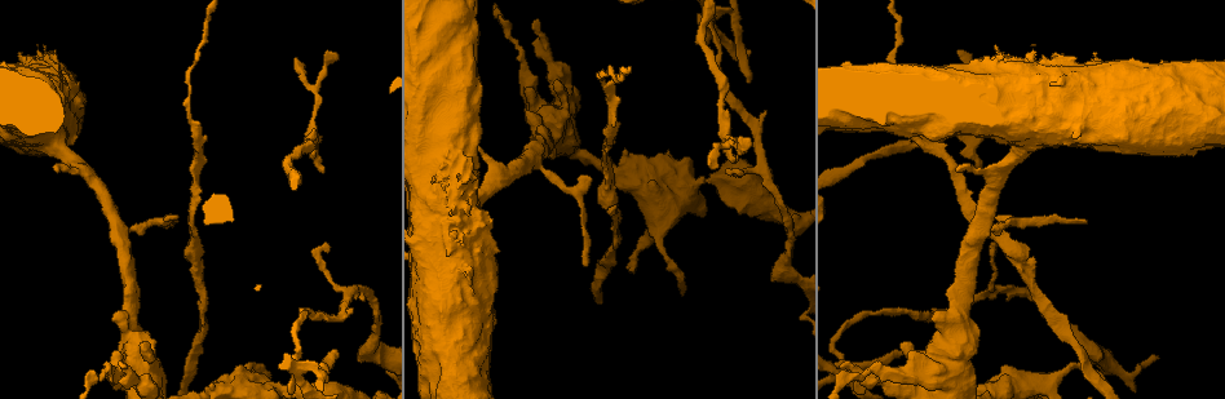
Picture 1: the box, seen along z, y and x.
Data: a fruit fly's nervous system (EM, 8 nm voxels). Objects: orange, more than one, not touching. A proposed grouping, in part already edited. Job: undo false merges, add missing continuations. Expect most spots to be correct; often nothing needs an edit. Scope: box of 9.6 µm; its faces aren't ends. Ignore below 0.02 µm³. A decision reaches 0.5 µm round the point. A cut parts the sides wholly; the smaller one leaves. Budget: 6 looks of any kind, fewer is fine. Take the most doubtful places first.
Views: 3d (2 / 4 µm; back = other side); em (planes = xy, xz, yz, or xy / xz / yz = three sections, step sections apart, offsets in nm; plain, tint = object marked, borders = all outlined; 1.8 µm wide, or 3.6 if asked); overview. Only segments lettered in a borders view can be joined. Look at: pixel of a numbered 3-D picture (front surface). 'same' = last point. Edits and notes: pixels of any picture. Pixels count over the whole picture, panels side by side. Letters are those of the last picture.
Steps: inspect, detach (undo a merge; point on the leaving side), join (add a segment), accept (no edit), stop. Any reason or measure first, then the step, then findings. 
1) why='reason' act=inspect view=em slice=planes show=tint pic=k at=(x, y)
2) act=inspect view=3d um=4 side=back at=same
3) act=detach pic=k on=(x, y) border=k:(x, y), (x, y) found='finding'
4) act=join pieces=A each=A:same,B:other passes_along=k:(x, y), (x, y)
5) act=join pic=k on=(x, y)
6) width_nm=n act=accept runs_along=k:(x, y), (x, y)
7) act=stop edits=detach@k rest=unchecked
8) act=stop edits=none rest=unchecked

why='free end' act=inspect view=em slice=xz step=16 show=tint pic=1 at=(334, 353)

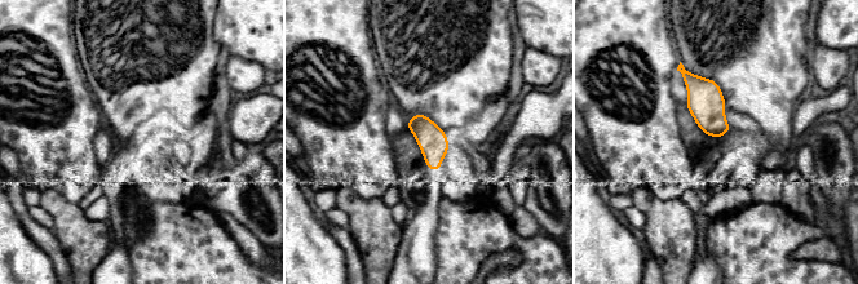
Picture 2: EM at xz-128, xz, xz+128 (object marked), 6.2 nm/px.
act=inspect view=em slice=planes show=tint at=same

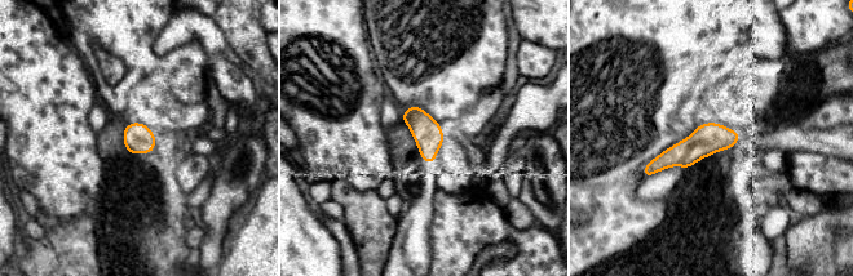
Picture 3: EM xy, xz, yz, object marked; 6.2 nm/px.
act=inspect view=em slice=planes show=borders at=same

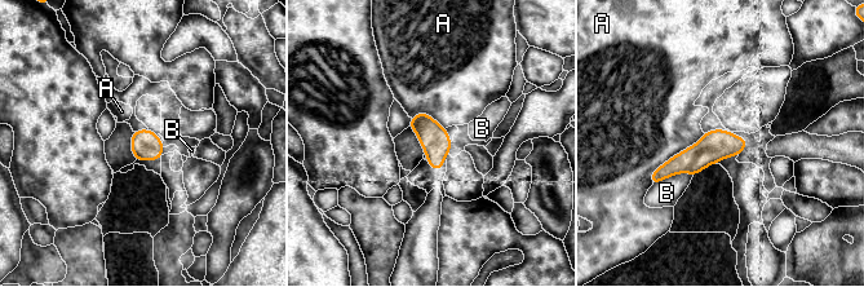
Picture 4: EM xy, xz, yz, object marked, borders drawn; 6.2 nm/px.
act=accept each=A:other,B:other runs_along=4:(743, 141), (716, 145), (654, 180) found='no lettered segment goes on from it'

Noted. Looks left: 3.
why='thin end' act=inspect view=3d um=2 pic=1 at=(710, 167)

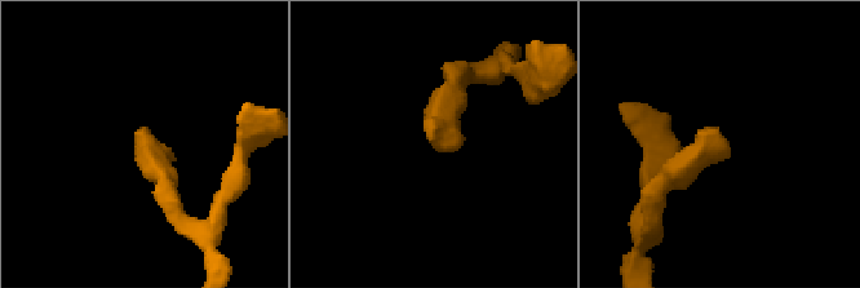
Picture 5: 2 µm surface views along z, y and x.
act=inspect view=em slice=planes show=borders pic=5 at=(143, 144)

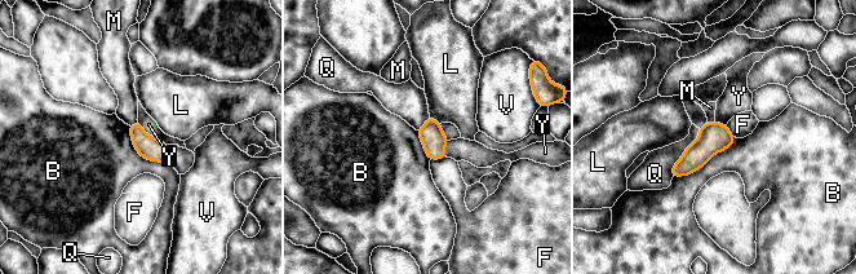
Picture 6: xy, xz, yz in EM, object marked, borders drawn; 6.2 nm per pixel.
act=accept each=B:other,F:other,L:other,M:other,Q:other,V:other,Y:other border=6:(735, 137), (699, 169), (673, 177) found='none of them fits'

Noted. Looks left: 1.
act=stop edits=none rest=unchecked

